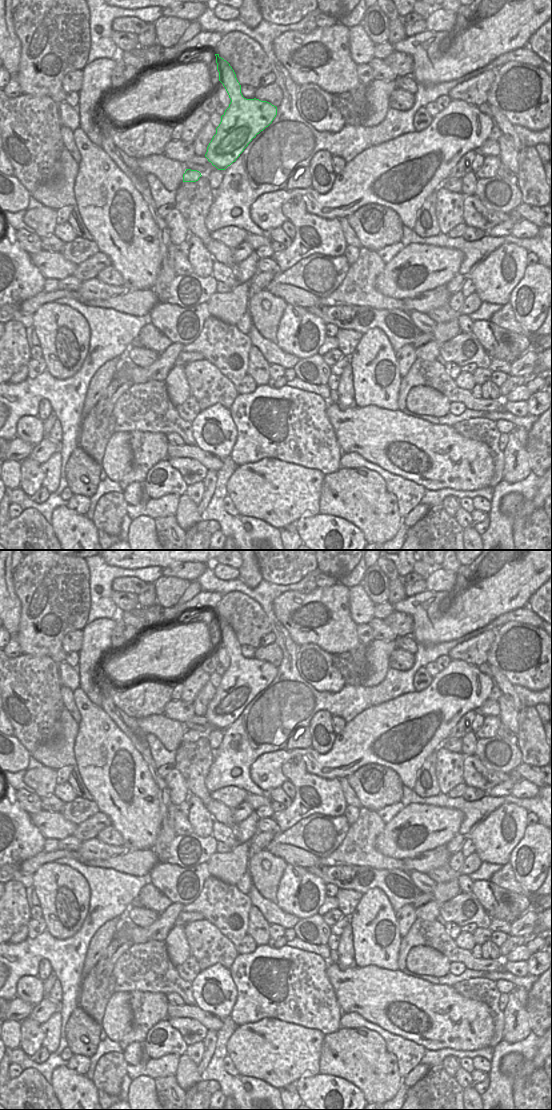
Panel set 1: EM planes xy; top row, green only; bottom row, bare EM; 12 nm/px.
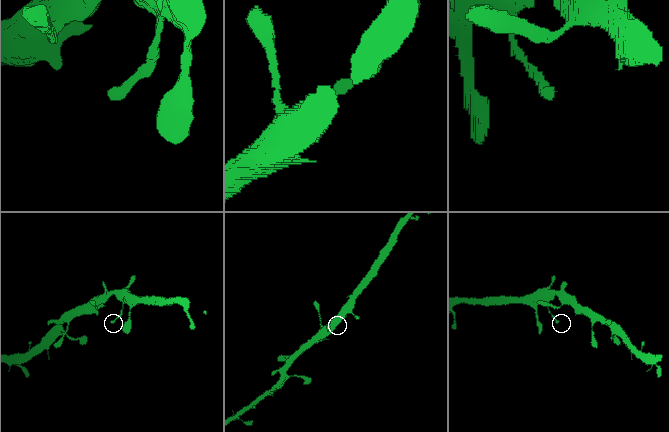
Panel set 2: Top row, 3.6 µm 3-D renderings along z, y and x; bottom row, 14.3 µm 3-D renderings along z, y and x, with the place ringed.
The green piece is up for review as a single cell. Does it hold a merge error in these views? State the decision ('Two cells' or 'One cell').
One cell

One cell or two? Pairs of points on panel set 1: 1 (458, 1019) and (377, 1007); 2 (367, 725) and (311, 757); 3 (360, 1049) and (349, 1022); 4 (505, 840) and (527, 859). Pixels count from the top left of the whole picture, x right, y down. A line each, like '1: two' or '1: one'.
1: one
2: one
3: two
4: two

